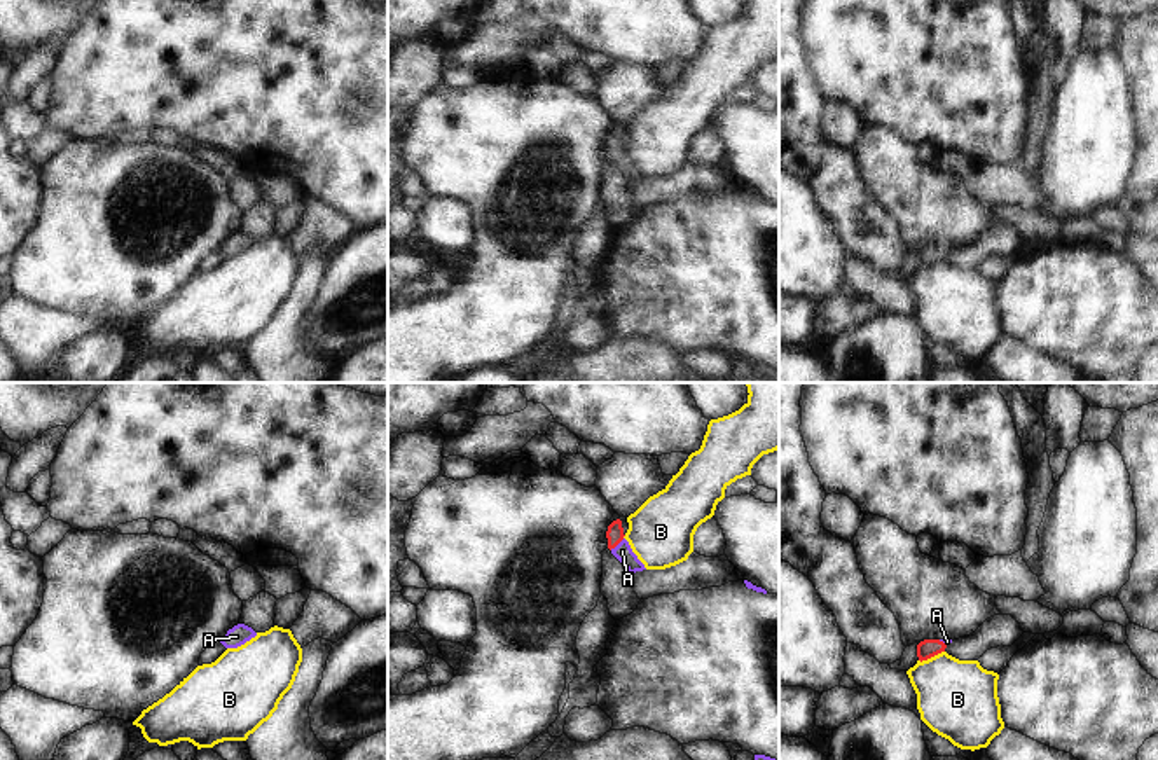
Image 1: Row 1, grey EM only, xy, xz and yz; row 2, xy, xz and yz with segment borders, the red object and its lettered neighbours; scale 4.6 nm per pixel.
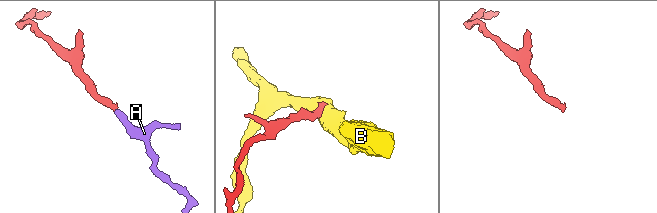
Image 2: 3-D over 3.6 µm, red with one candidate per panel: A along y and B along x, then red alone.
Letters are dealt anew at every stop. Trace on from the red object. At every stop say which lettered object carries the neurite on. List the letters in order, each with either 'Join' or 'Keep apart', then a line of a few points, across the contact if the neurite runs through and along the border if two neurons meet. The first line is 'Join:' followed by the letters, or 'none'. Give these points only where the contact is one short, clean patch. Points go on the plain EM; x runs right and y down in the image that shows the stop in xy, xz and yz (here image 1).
Join: A
A: Join. Line: xz (615, 140), (617, 152), (622, 159)
B: Keep apart. Line: yz (944, 259), (919, 269).

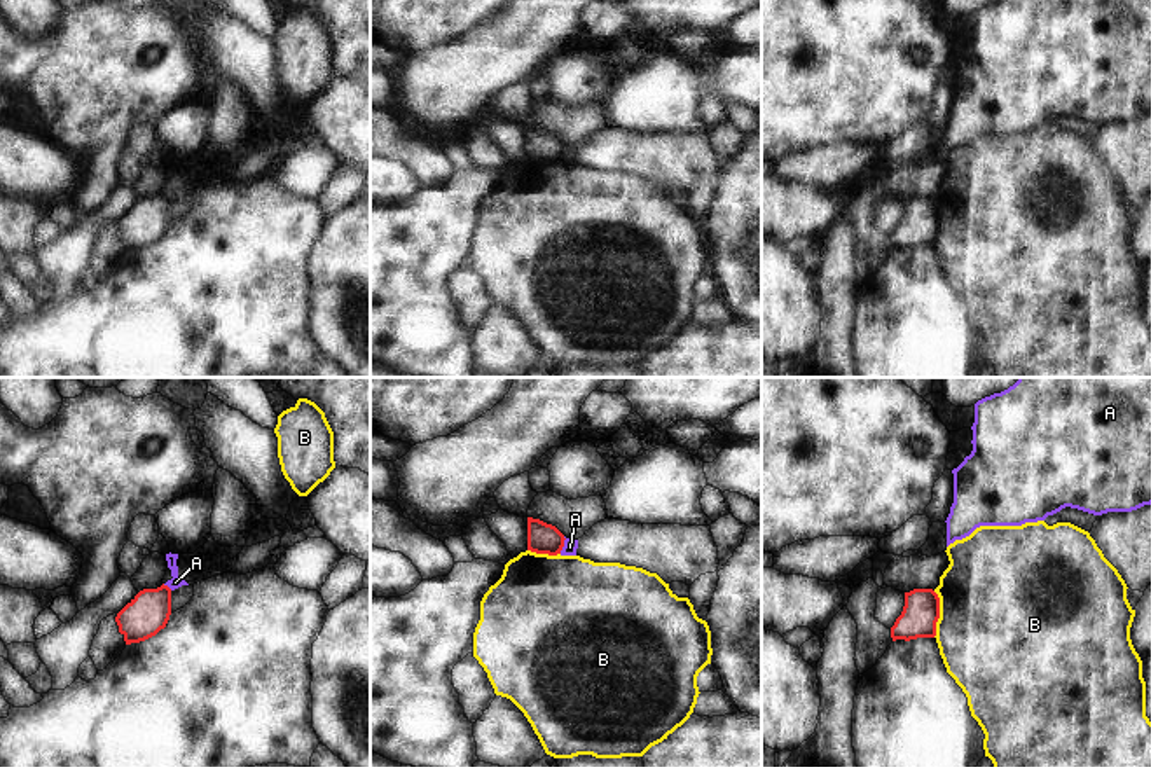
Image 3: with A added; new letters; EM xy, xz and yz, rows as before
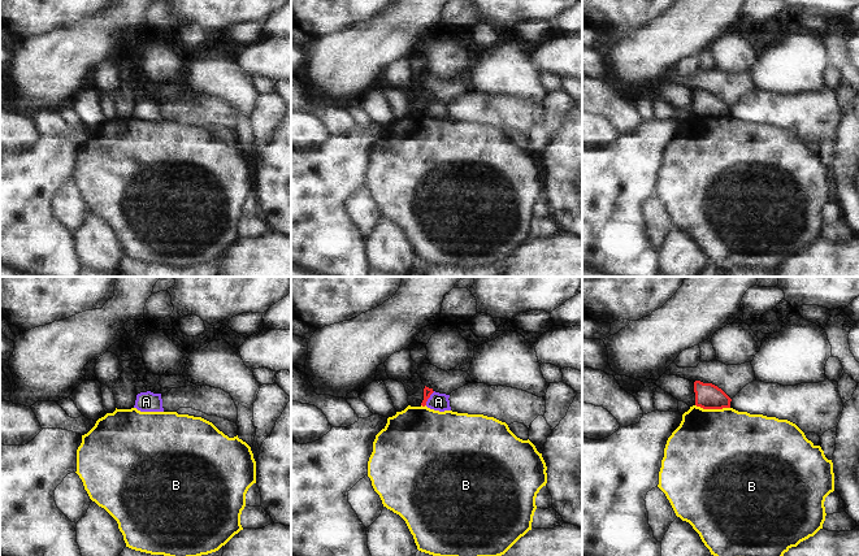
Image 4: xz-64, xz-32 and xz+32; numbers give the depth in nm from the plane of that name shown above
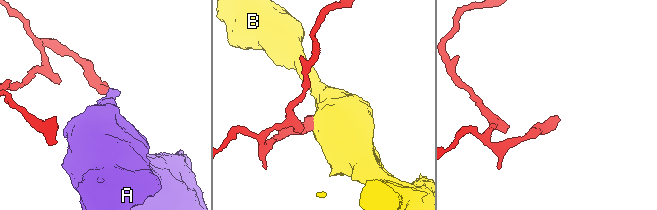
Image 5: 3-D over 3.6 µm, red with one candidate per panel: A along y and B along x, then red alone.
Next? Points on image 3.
Join: none
A: Keep apart. Line: xz (565, 145), (565, 154), (559, 161)
B: Keep apart. Line: yz (933, 200), (938, 207), (935, 245).

